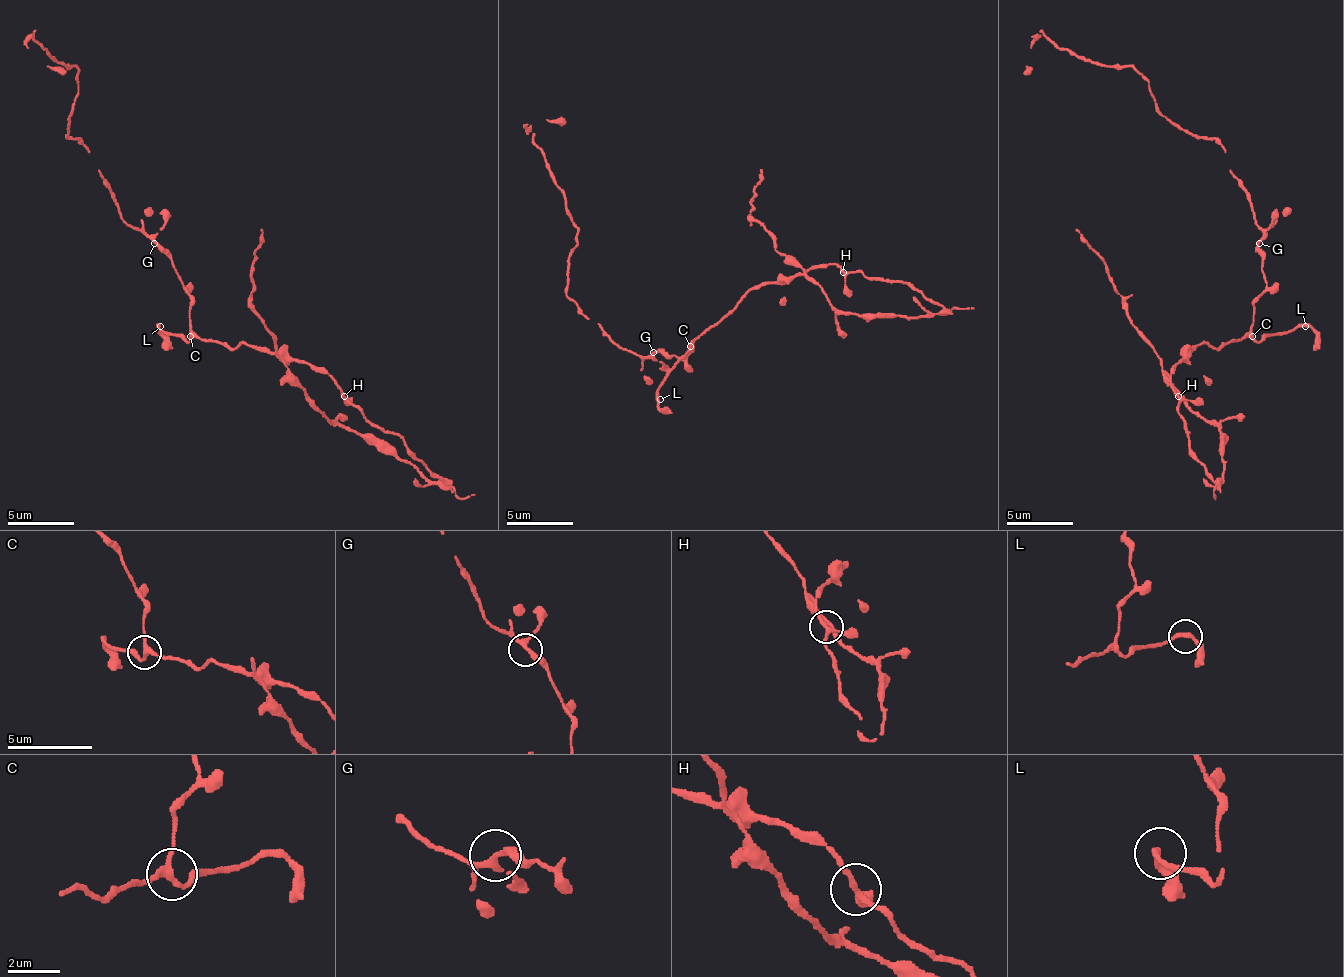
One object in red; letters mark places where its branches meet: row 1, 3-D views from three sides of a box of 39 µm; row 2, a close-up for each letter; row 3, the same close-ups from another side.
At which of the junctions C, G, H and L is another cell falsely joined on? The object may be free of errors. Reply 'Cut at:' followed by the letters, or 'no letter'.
Cut at: H

